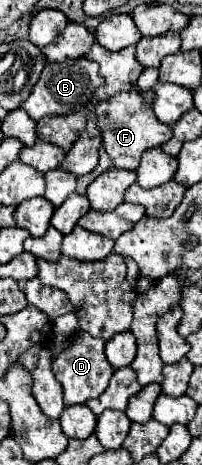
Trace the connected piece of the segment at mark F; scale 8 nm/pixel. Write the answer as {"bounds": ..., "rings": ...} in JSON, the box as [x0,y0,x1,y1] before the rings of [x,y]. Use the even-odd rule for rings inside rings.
{"bounds":[97,93,173,169],"rings":[[[118,93],[113,99],[101,101],[97,107],[97,123],[103,133],[103,147],[117,169],[137,169],[145,149],[159,147],[167,143],[173,135],[173,129],[161,123],[151,107],[143,107],[143,97],[140,93]]]}

